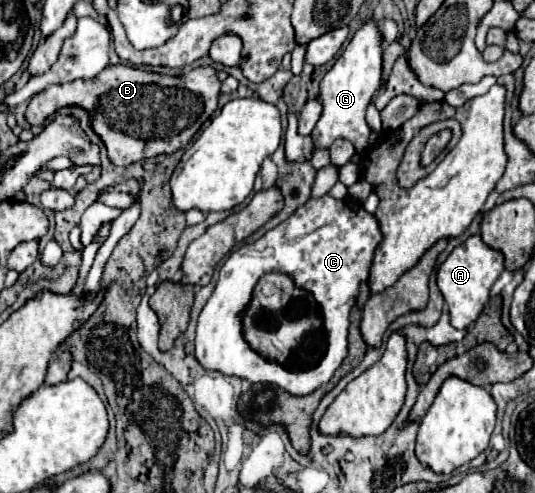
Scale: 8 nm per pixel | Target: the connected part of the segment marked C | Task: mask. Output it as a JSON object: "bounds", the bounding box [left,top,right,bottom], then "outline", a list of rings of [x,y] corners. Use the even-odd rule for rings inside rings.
{"bounds":[196,194,380,396],"outline":[[[330,194],[310,198],[286,222],[266,232],[260,240],[244,244],[232,252],[220,268],[216,288],[200,312],[196,328],[196,358],[206,370],[218,370],[226,376],[246,378],[250,382],[278,384],[294,396],[306,396],[326,384],[340,368],[348,354],[348,316],[356,302],[360,282],[368,280],[374,252],[380,244],[380,226],[374,214],[366,212],[362,204],[350,200],[336,200]],[[268,272],[280,272],[294,280],[294,284],[314,296],[322,308],[322,348],[318,354],[308,354],[310,366],[306,370],[288,370],[252,350],[244,340],[242,314],[250,308],[258,280]]]}

